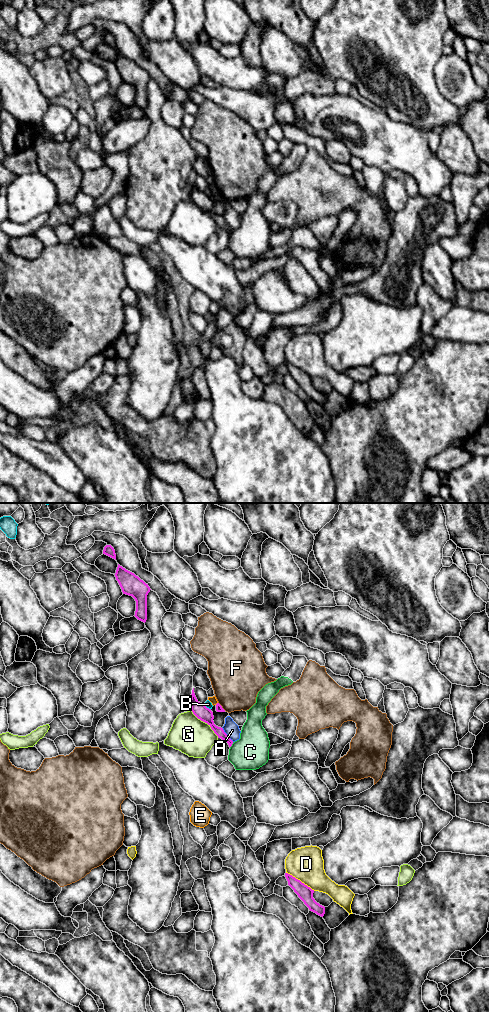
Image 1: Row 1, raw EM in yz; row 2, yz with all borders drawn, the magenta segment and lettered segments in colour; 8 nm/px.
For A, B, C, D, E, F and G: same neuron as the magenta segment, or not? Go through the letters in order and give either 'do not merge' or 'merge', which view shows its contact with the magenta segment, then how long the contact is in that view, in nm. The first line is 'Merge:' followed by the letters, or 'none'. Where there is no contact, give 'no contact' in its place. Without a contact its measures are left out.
Merge: none
A: do not merge | yz | 150 nm
B: do not merge | yz | 80 nm
C: do not merge | yz | 50 nm
D: do not merge | yz | 280 nm
E: do not merge | no contact
F: do not merge | yz | 90 nm
G: do not merge | yz | 320 nm

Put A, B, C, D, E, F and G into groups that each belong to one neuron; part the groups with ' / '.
A / B / C / D / E / F / G

